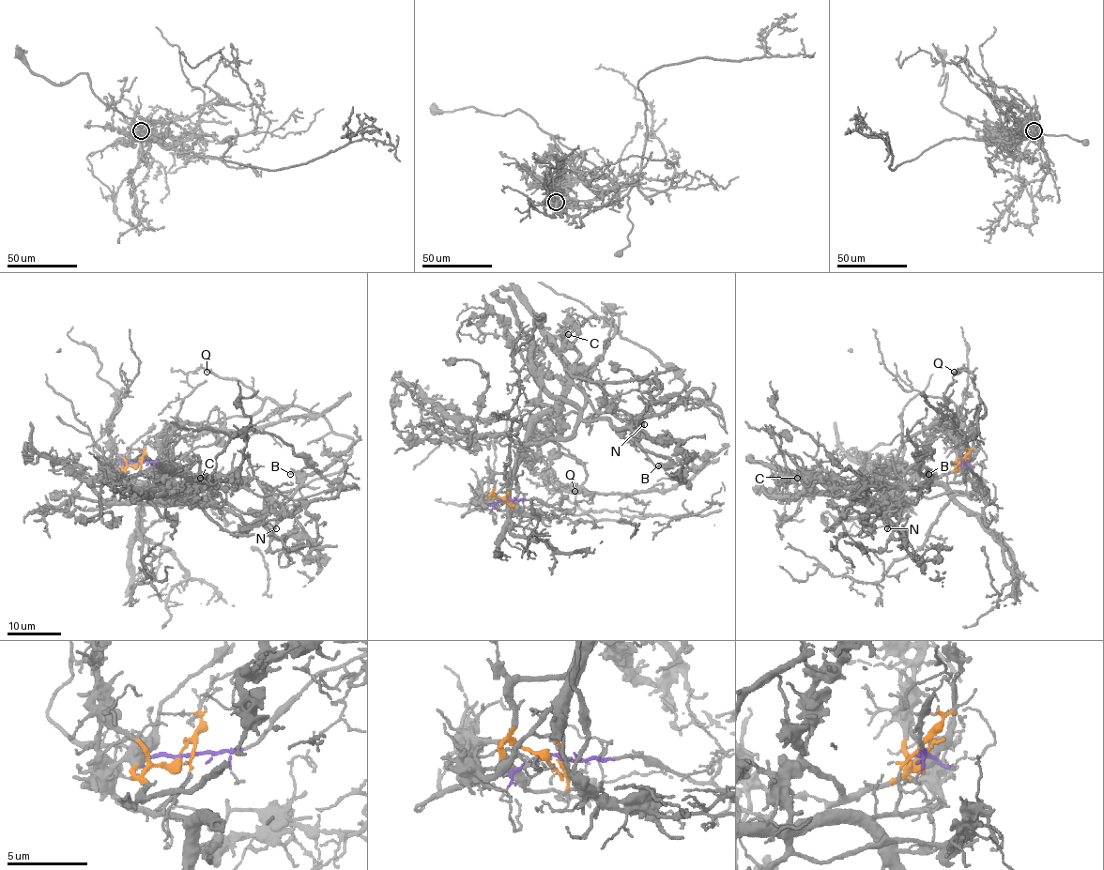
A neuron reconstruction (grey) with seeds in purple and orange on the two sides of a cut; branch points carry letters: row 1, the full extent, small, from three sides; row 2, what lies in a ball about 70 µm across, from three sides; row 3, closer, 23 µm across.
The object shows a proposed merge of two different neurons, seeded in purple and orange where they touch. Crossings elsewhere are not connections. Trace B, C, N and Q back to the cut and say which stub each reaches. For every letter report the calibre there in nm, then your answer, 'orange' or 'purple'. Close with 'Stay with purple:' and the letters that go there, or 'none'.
B: 180 nm thick; orange
C: 110 nm thick; orange
N: 200 nm thick; orange
Q: 120 nm thick; purple
Stay with purple: Q

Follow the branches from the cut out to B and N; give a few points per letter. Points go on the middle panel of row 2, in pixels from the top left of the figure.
B: (505, 499), (500, 489), (523, 447), (566, 439), (581, 420), (610, 411), (644, 449), (668, 459), (657, 465)
N: (505, 499), (508, 492), (500, 489), (523, 447), (566, 439), (581, 420), (604, 419), (616, 428), (644, 425)

